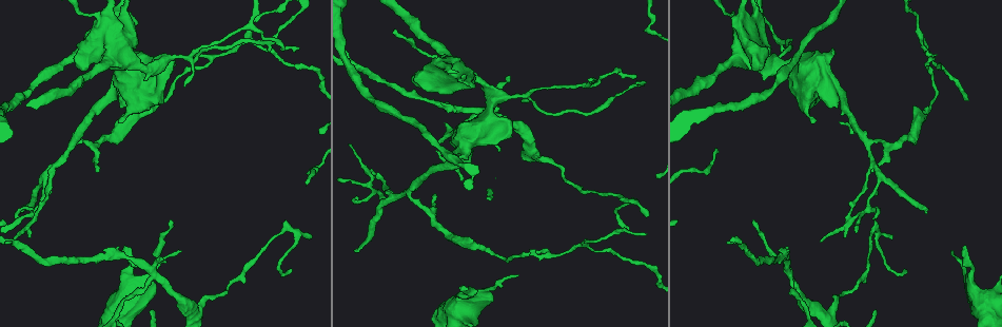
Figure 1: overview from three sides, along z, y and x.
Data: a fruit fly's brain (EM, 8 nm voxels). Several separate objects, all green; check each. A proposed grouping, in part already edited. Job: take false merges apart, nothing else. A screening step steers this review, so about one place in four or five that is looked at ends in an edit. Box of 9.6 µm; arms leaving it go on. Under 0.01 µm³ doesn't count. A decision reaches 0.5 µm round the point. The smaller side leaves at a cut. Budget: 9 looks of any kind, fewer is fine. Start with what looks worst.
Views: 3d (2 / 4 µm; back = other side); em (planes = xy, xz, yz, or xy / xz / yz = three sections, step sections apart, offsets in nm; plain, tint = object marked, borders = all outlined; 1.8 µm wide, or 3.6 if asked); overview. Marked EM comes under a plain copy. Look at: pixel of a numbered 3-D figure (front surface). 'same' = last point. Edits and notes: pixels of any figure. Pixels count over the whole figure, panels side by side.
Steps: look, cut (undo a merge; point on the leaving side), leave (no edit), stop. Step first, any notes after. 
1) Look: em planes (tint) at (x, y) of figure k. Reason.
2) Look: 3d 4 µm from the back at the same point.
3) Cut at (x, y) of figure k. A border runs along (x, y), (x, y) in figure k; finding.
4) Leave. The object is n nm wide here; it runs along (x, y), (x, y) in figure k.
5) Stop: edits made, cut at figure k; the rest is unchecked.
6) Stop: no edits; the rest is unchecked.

Look: 3d 4 µm at (105, 27) of figure 1. Sudden change in width.

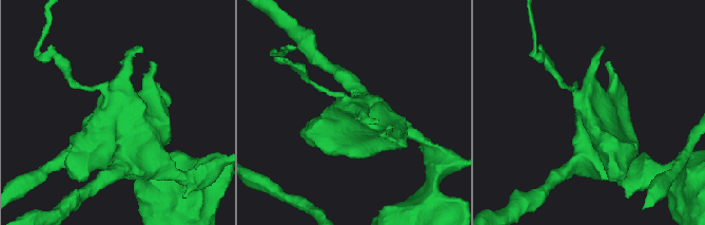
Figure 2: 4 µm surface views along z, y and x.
Look: em planes (borders) at (352, 106) of figure 2. Need the tissue.

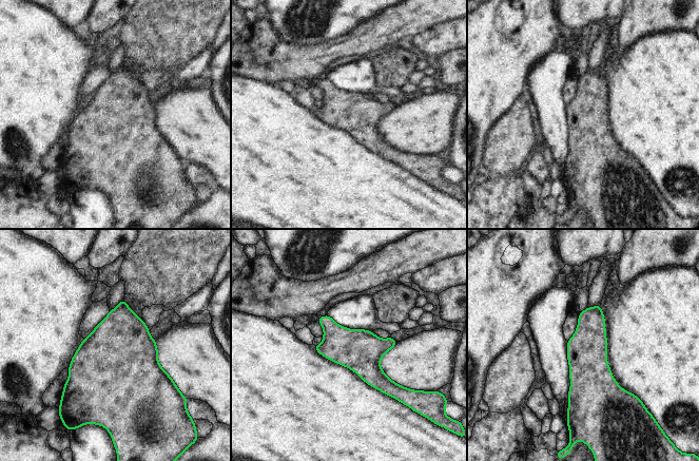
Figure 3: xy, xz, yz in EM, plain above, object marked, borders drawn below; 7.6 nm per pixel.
Leave. The object is 300 nm wide here; one cell here.

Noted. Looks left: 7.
Look: 3d 4 µm from the back at (370, 187) of figure 1. Closes a loop.

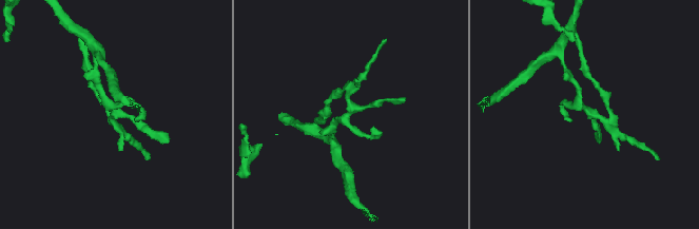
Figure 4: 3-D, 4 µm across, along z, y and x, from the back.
Look: em xz step 16 (tint) at (351, 110) of figure 4.

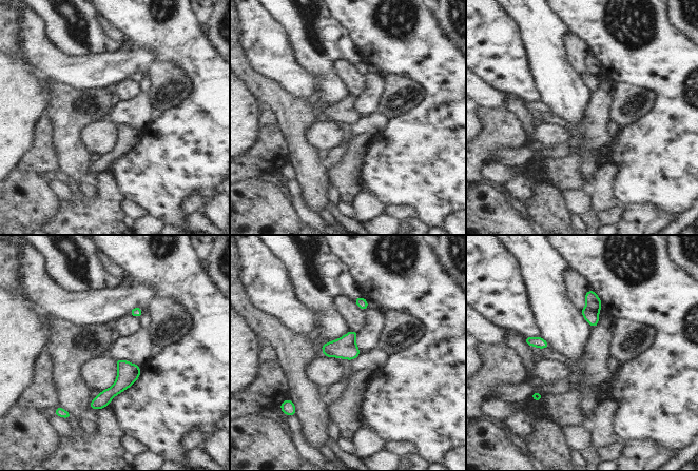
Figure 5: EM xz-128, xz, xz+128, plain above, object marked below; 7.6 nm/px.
Look: em planes (borders) at the same point.

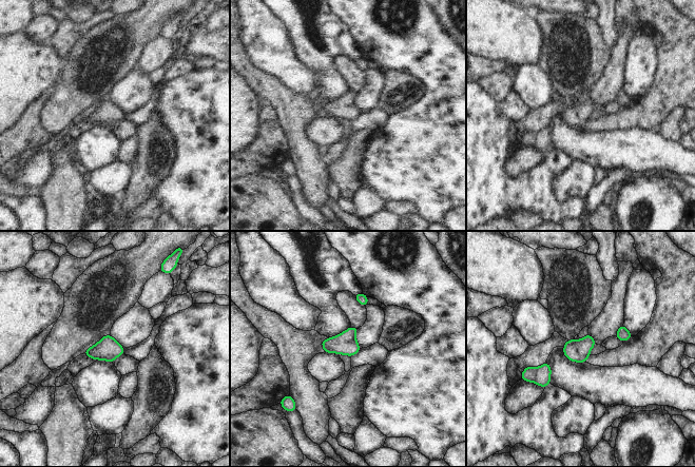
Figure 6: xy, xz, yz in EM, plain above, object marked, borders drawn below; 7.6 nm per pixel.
Leave. One cell here.

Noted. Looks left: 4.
Look: 3d 2 µm at (523, 95) of figure 1. Branch point.

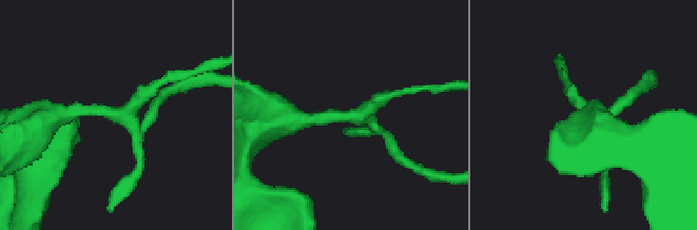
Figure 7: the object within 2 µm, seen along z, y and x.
Look: em xy step 8 (tint) at (356, 115) of figure 7. Need the tissue.

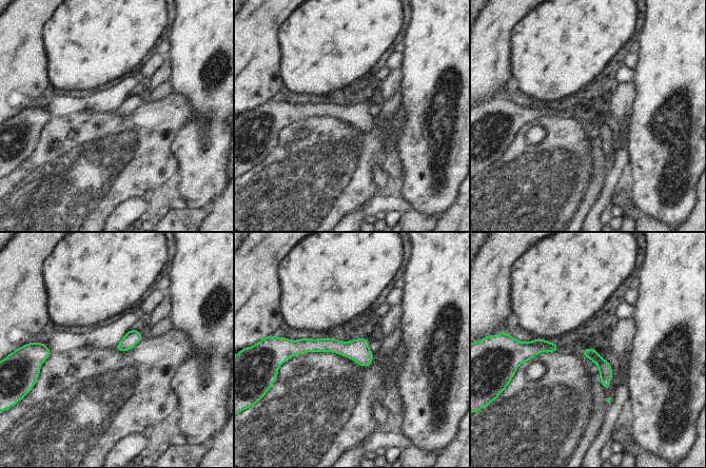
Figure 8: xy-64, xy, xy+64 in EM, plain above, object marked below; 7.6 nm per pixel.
Look: em planes (tint) at the same point.

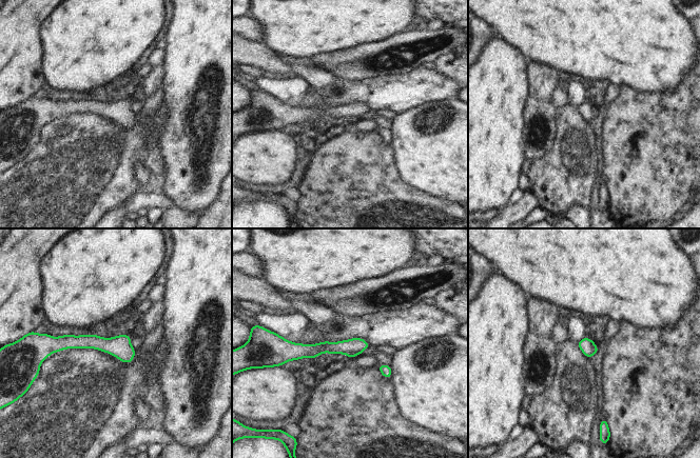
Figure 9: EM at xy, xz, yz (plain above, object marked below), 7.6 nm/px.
Leave. It runs along (51, 341), (98, 342), (132, 354) in figure 9; one cell here.

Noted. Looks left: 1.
Stop: no edits; the rest is unchecked.

